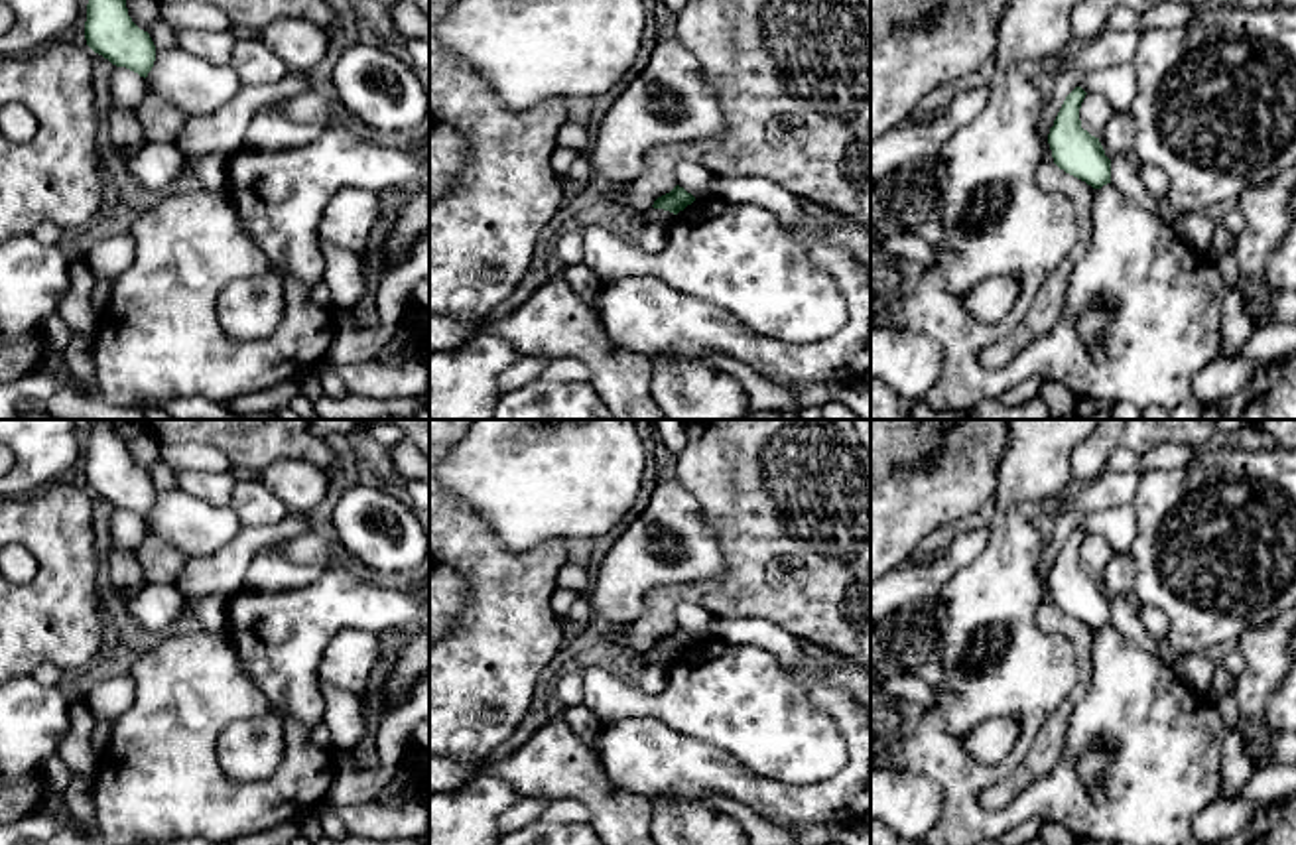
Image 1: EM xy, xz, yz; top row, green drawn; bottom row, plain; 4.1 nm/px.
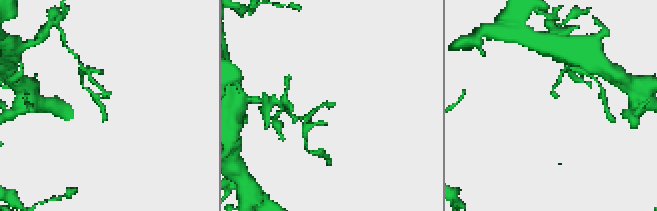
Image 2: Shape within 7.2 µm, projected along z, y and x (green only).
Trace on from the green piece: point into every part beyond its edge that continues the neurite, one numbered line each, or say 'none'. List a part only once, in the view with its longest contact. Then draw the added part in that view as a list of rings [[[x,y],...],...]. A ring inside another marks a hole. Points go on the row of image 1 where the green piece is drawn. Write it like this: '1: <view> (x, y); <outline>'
none

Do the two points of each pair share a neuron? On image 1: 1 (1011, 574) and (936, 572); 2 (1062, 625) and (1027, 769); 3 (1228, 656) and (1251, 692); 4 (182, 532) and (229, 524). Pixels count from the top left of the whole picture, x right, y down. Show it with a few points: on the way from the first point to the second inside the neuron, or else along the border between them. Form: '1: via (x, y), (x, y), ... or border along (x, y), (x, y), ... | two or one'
1: border along (987, 538), (987, 544), (940, 593) | two
2: via (1084, 658), (1080, 692), (1052, 733) | one
3: border along (1235, 645), (1245, 662), (1245, 670), (1239, 676) | two
4: via (194, 528), (217, 524) | one

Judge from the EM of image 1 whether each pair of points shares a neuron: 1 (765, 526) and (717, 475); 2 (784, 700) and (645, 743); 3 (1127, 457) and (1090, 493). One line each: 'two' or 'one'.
1: one
2: two
3: two

